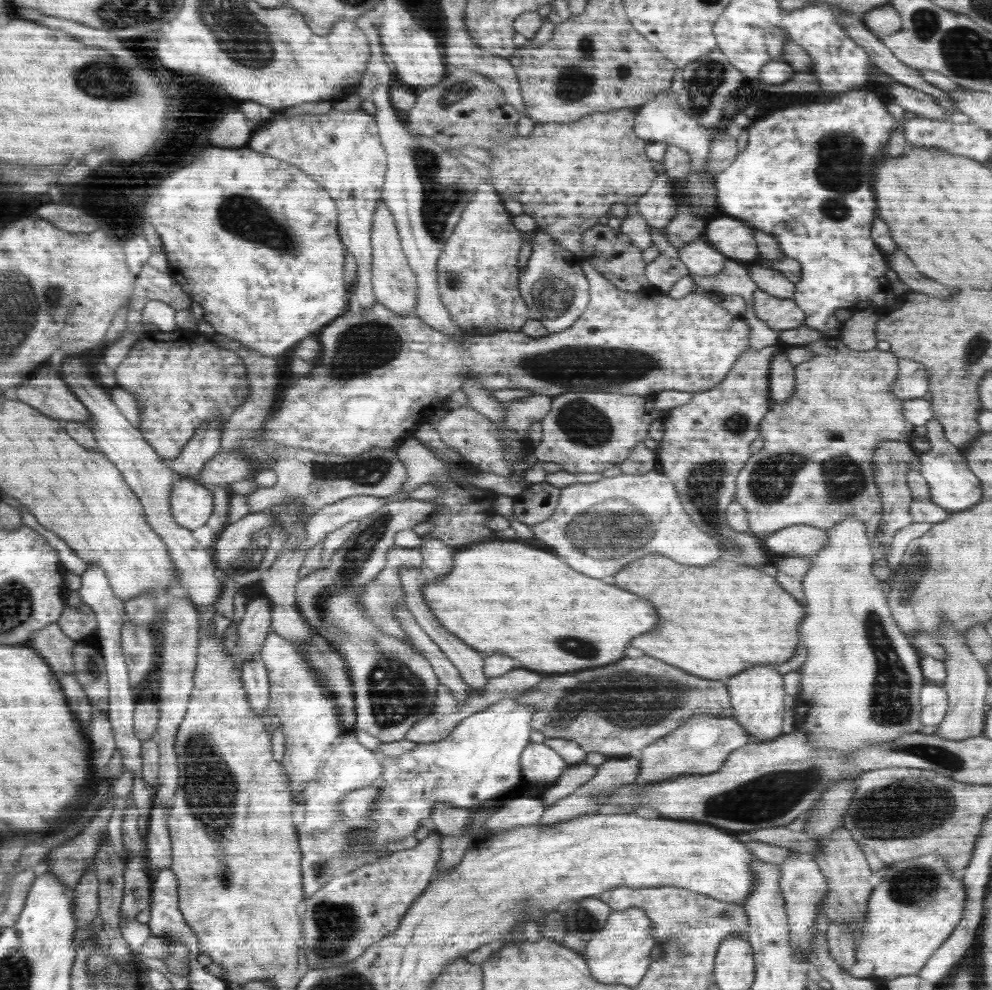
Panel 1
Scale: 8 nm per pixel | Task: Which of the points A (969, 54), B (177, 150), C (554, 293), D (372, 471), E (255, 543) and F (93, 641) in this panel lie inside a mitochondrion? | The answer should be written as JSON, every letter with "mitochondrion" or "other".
{"A":"mitochondrion","B":"other","C":"mitochondrion","D":"mitochondrion","E":"mitochondrion","F":"other"}

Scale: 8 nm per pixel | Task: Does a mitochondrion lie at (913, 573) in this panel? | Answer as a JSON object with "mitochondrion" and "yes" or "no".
{"mitochondrion":"yes"}

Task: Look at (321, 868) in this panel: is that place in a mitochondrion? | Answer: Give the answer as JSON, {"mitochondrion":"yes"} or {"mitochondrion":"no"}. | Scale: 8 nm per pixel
{"mitochondrion":"yes"}

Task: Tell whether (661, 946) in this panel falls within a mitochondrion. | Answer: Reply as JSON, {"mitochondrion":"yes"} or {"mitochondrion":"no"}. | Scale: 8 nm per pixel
{"mitochondrion":"no"}

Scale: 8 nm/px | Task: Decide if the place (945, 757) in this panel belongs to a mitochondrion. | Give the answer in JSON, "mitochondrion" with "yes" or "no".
{"mitochondrion":"yes"}

